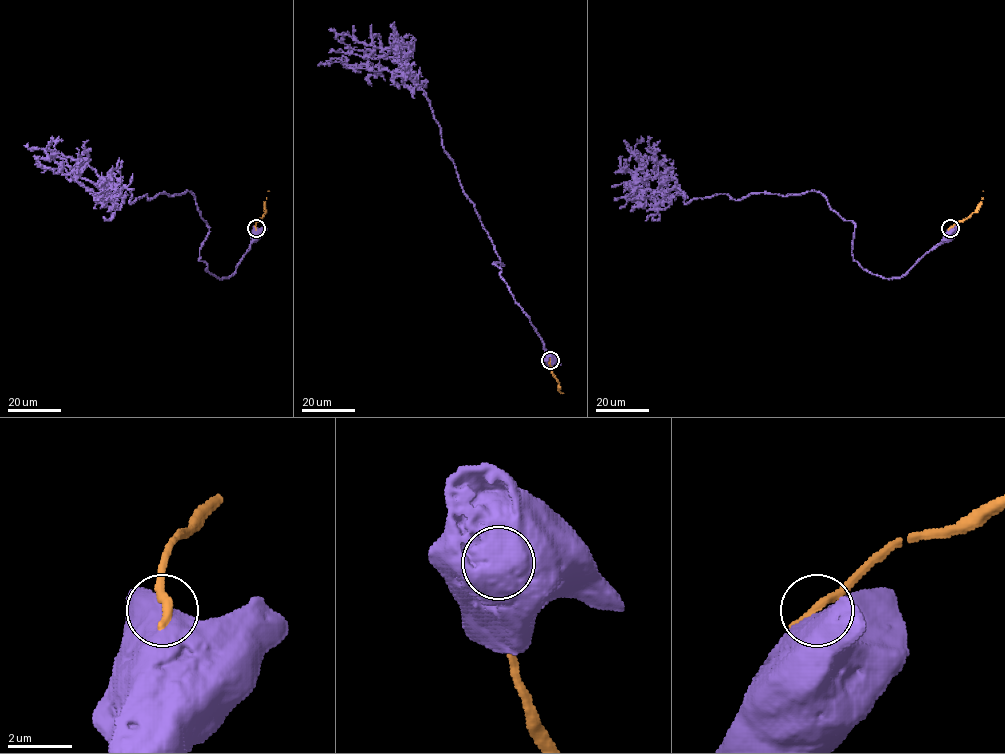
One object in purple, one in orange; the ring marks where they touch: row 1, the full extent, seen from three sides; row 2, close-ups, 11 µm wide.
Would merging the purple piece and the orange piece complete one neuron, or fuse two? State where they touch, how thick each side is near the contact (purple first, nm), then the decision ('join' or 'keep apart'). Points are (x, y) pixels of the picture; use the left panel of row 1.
at (256, 228); 1100 nm thick on the purple side, 340 nm on the other; keep apart

